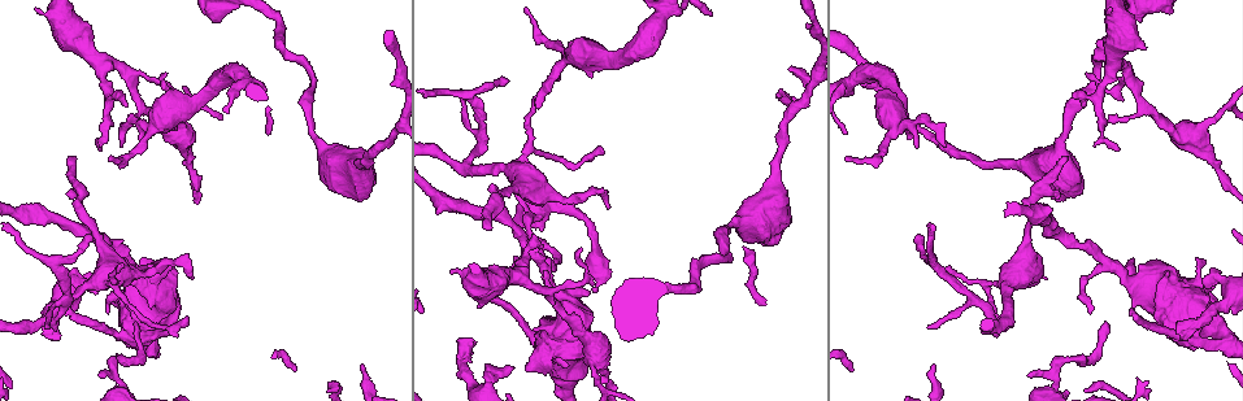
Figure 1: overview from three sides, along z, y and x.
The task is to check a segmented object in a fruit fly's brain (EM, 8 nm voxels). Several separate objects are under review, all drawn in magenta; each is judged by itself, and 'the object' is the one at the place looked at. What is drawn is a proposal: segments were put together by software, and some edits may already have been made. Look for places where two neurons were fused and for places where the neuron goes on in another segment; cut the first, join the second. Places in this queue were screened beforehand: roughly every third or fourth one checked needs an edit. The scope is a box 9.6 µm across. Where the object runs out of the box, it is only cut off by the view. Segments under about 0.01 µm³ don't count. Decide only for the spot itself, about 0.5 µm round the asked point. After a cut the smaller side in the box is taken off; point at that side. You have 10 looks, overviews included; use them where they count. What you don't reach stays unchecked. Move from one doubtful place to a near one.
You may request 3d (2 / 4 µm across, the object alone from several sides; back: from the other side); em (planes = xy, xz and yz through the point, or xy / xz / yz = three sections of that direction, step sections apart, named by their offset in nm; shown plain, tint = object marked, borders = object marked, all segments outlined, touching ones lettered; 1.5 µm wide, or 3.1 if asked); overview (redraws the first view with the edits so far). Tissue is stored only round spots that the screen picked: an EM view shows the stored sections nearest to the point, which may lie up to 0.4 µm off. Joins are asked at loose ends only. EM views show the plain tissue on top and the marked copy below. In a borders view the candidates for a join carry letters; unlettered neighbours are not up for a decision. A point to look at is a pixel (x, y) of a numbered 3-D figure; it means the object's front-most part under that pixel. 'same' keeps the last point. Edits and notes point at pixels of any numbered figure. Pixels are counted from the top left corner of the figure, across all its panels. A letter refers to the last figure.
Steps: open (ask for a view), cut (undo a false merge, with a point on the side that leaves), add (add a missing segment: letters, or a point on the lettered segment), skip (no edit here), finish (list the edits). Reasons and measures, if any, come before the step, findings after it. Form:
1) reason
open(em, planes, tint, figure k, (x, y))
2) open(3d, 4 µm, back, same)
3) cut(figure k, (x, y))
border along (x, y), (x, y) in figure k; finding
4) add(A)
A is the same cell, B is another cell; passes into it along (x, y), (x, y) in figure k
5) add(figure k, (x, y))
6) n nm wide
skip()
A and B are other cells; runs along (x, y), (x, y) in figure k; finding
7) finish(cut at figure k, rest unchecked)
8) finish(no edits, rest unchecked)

open(em, xz, step 8, tint, figure 1, (65, 303))

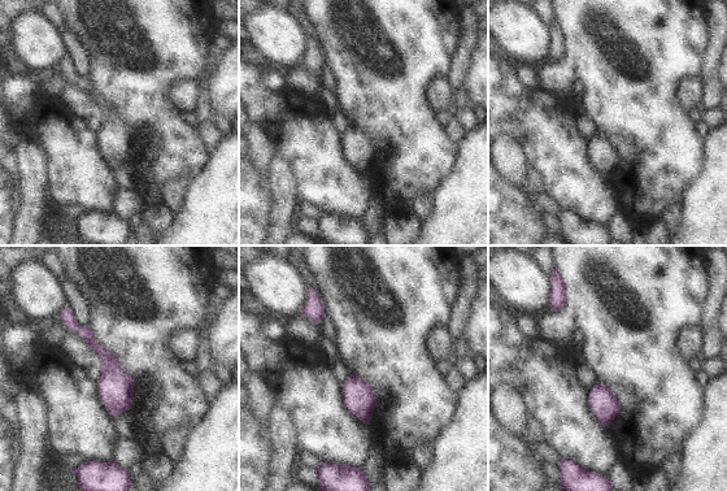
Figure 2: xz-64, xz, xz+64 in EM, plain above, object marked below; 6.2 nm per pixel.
another direction
open(em, planes, tint, same)

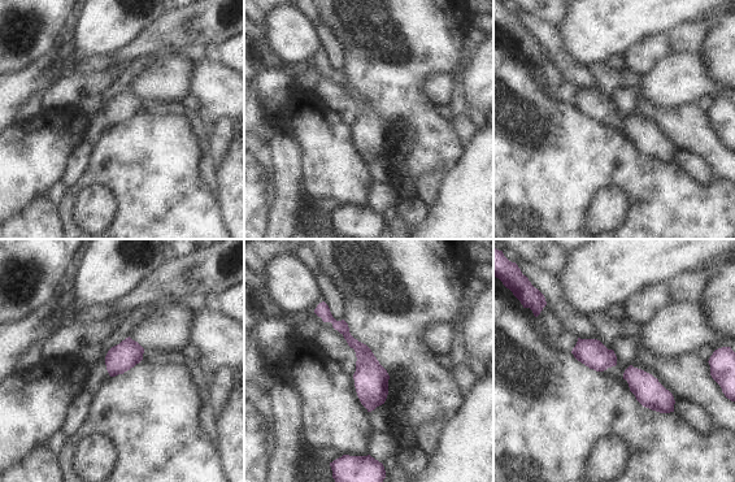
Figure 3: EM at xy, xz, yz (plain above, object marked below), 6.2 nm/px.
open(em, planes, borders, same)

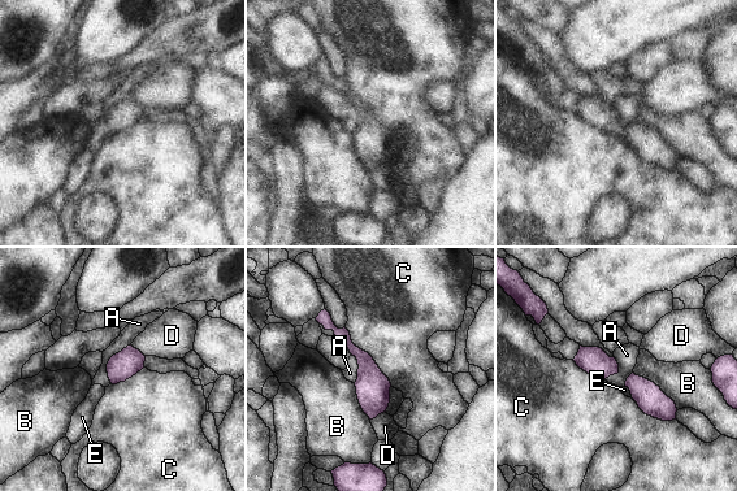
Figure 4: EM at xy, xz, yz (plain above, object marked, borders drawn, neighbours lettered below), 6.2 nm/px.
C touches over 480 nm
skip()
A, B, C, D and E are other cells; runs along (324, 313), (367, 364), (372, 415) in figure 4; continuous, no second neuron

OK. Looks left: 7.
tapers out
open(em, planes, borders, figure 1, (1089, 75))

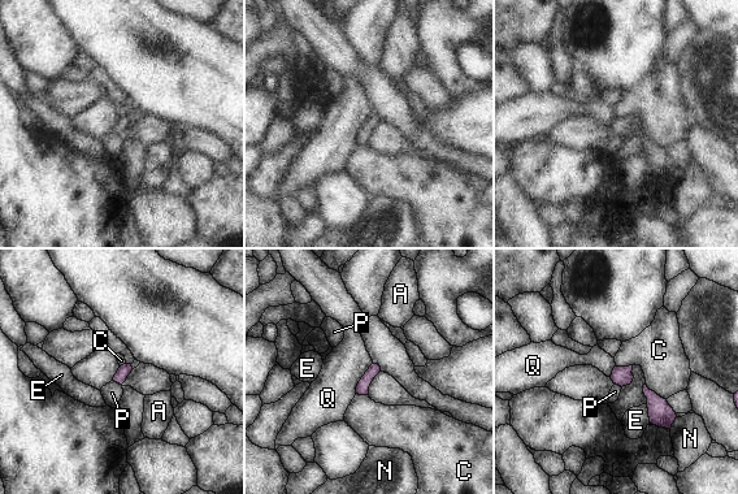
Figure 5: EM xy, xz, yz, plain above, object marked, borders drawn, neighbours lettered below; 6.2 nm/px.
skip()
A, C, E, N, P and Q are other cells; border along (372, 363), (359, 381), (355, 393) in figure 5; none of them fits

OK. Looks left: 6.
branch stops here
open(em, yz, step 8, tint, figure 1, (138, 323))

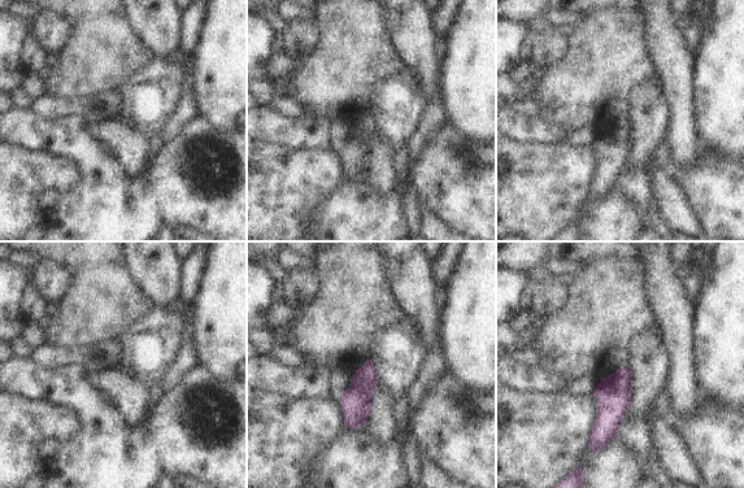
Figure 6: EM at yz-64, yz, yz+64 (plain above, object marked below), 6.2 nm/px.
open(em, planes, tint, same)

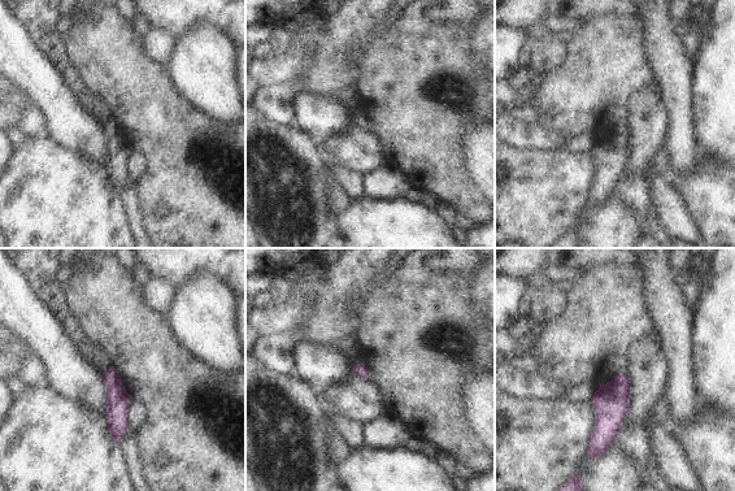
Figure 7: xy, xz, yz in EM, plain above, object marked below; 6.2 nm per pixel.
what lies round it
open(em, planes, borders, same)

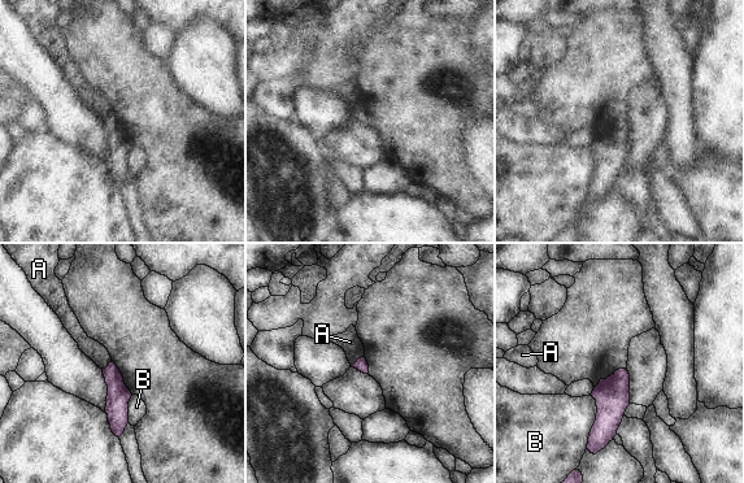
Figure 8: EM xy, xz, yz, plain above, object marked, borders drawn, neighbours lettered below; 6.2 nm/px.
skip()
A and B are other cells; runs along (111, 366), (117, 388), (117, 431) in figure 8; none of them fits

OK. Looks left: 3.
calibre changes
open(3d, 2 µm, figure 1, (247, 79))

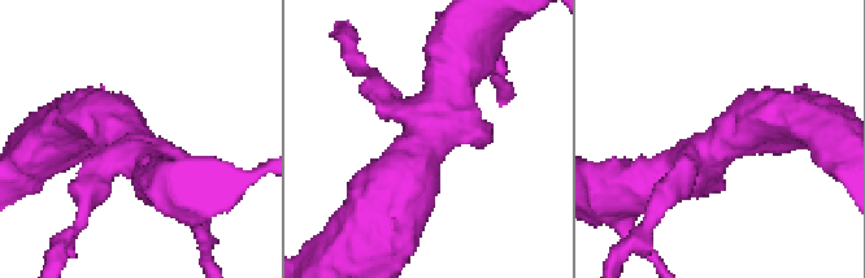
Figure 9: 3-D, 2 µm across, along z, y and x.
3 arms
open(em, yz, step 4, tint, figure 9, (133, 147))

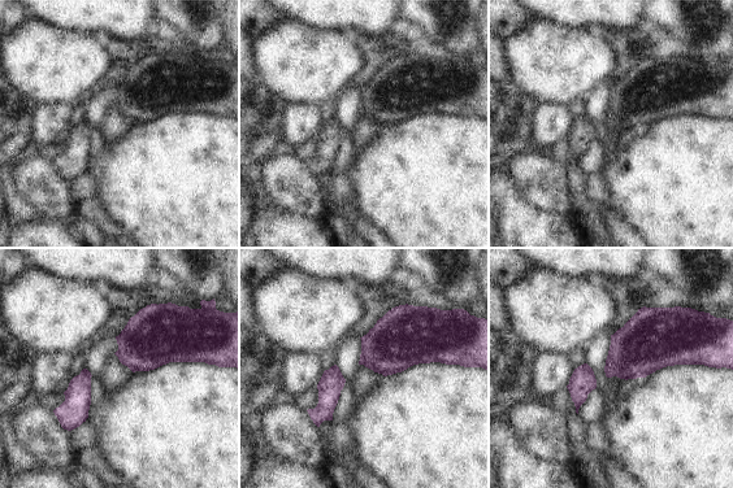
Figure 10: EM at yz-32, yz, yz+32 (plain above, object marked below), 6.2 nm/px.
open(em, yz, step 4, borders, same)

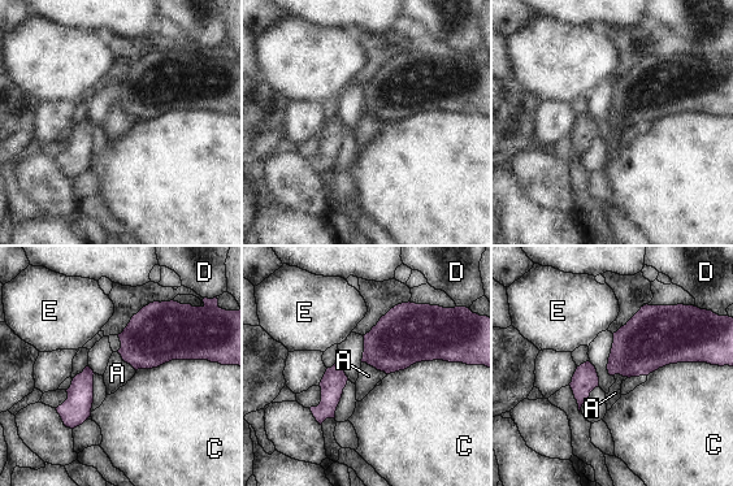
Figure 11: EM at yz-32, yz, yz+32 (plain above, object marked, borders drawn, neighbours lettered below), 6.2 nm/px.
190 nm wide
skip()
A, C, D and E are other cells; border along (646, 374), (628, 378) in figure 11; one neuron here

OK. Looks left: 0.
finish(no edits, rest unchecked)

